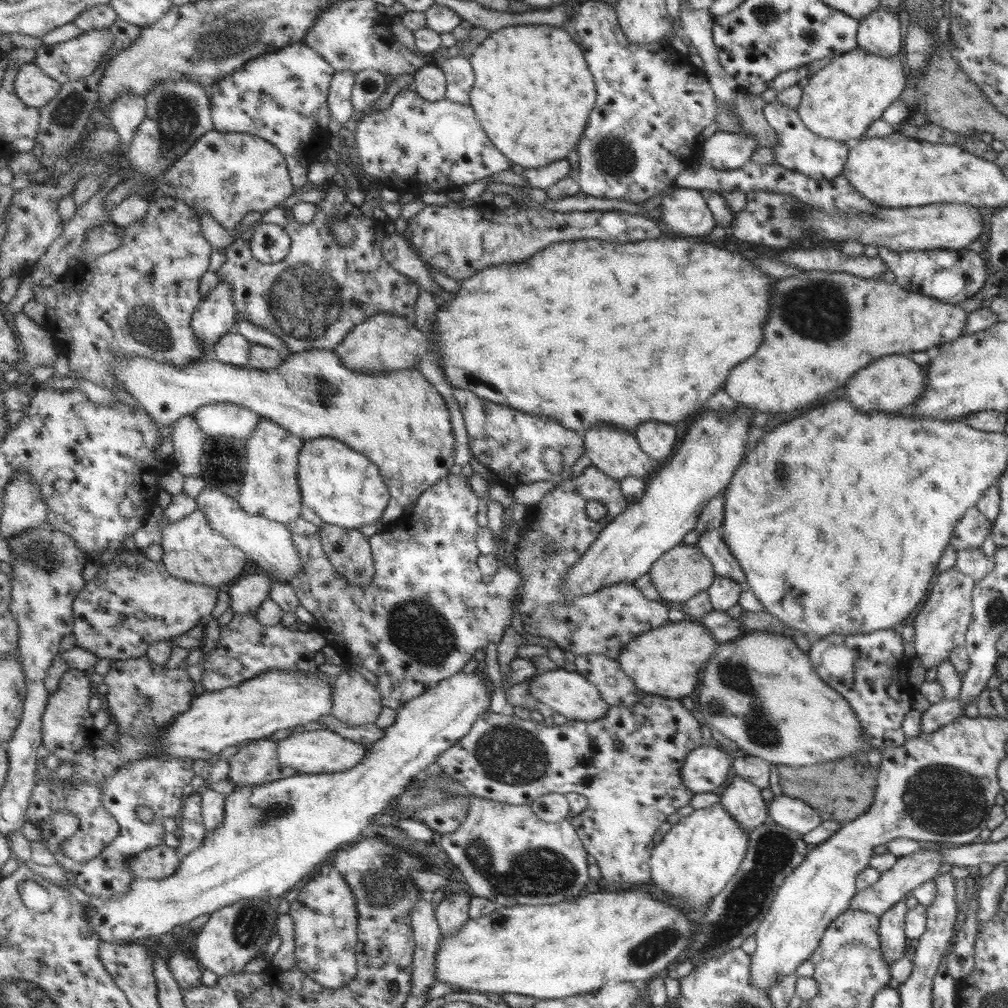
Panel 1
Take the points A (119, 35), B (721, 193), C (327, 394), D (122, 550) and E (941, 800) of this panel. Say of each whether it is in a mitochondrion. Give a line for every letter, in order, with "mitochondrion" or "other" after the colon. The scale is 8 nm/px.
A: other
B: other
C: mitochondrion
D: other
E: mitochondrion

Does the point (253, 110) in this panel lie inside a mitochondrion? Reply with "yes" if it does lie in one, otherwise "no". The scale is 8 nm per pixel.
no

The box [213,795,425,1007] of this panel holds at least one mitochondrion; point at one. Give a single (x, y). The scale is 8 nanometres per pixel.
(249, 923)

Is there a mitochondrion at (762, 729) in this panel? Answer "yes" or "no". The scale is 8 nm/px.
yes

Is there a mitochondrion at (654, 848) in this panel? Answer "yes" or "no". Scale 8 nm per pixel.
no

